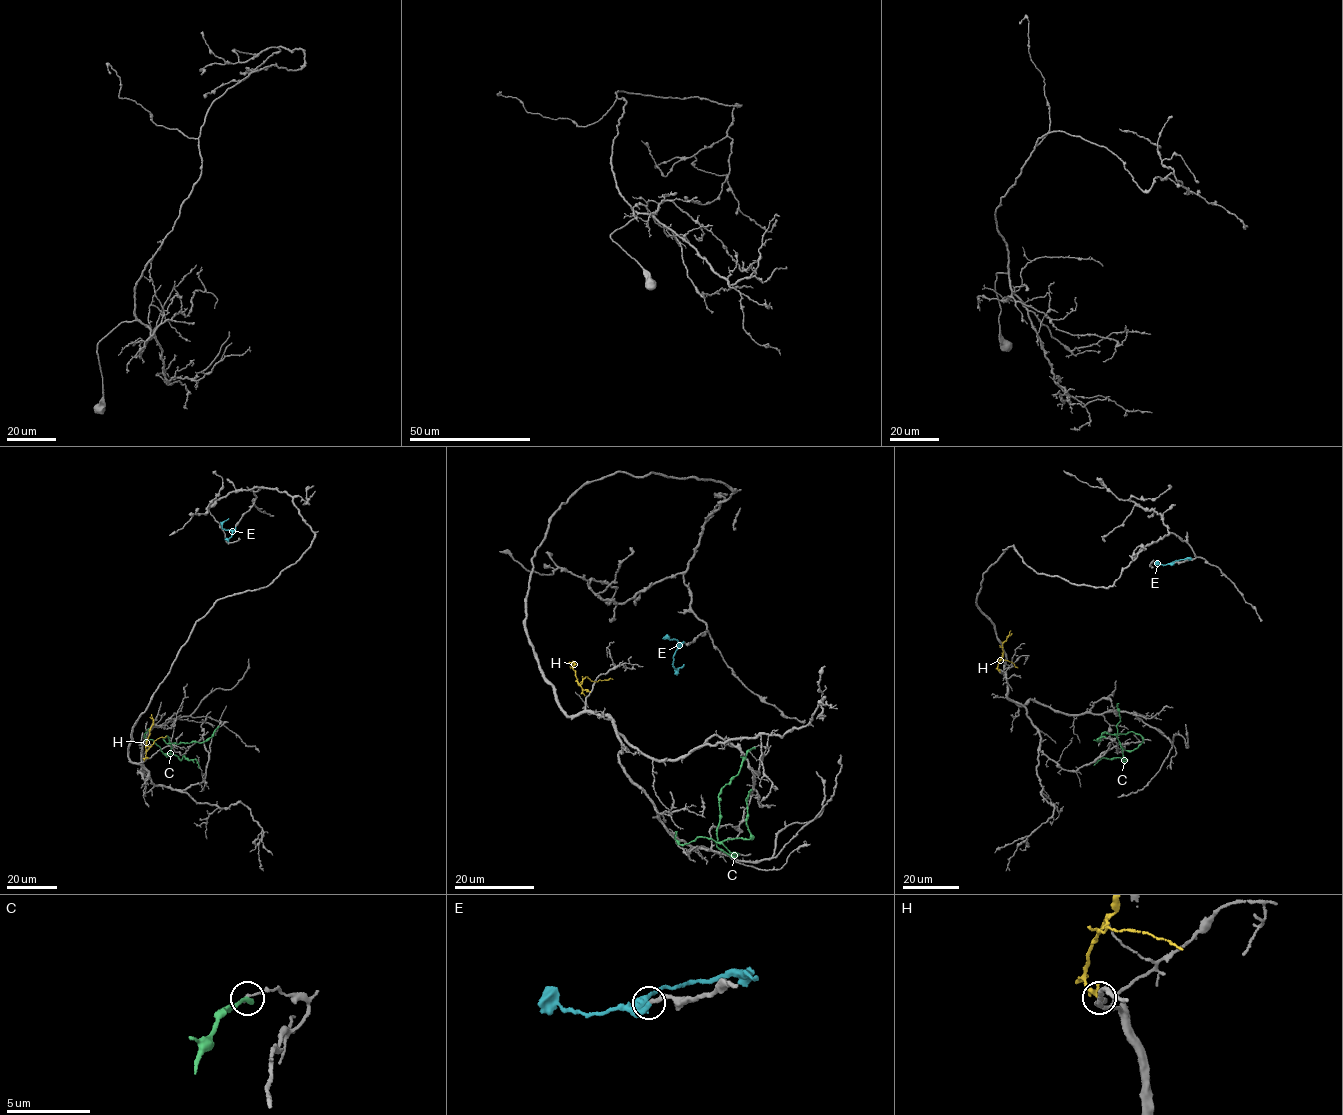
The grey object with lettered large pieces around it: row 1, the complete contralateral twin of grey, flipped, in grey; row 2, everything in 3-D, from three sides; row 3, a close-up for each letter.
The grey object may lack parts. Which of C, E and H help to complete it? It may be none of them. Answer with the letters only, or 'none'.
E

